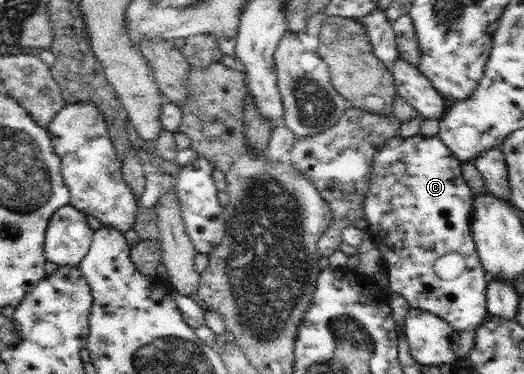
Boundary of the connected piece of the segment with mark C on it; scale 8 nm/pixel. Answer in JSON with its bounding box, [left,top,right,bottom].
[364,135,490,332]

